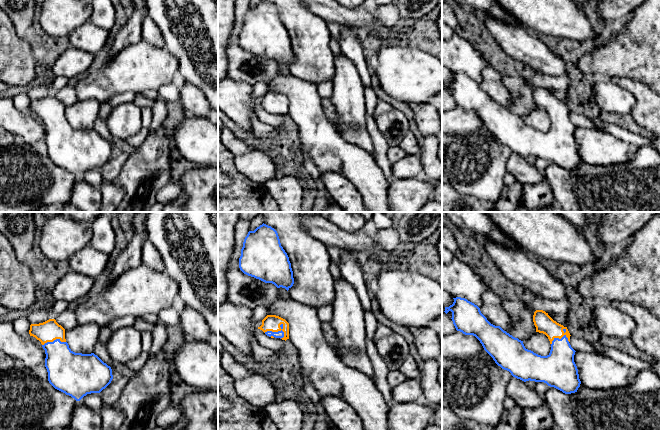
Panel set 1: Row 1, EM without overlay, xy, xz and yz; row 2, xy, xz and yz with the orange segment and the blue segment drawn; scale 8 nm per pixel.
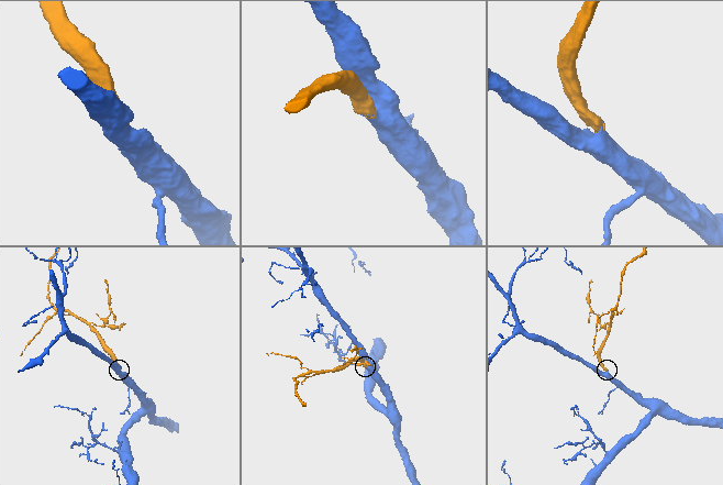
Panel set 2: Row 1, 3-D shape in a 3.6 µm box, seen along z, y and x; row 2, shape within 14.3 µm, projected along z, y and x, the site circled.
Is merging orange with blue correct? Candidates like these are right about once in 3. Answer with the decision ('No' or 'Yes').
Yes

